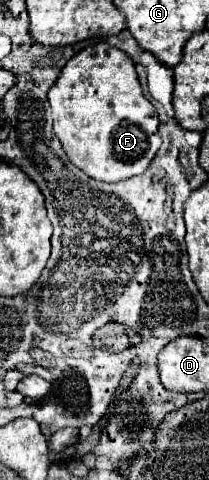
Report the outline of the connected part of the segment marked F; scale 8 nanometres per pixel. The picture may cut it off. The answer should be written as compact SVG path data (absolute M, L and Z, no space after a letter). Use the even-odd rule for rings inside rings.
M106 42L92 44L80 50L70 62L66 62L62 74L58 76L58 82L48 90L48 100L52 106L54 132L60 138L66 156L74 166L78 166L94 180L122 182L138 176L148 168L160 148L158 112L142 94L132 58L122 50L108 46Z

